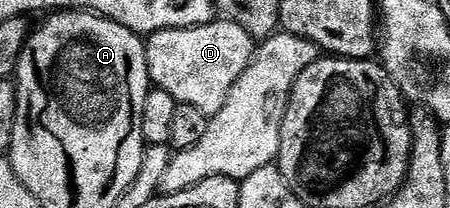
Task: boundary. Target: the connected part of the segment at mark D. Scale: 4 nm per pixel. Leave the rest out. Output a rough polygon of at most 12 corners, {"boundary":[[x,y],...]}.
{"boundary":[[224,19],[145,41],[150,82],[208,118],[253,62]]}

